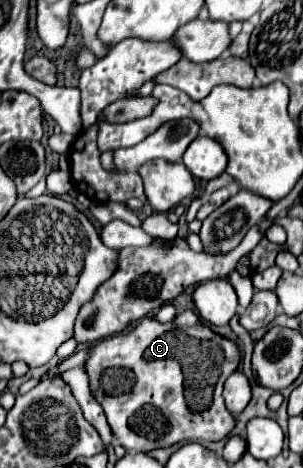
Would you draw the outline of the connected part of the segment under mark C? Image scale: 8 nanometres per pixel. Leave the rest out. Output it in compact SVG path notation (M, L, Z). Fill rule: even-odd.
M187 310L167 324L143 318L133 330L97 342L91 346L85 368L93 396L103 406L107 422L123 448L149 452L183 440L201 442L229 436L235 420L225 408L221 392L227 376L237 370L239 360L239 350L231 340L215 334L195 312ZM159 424L161 434L153 432Z

